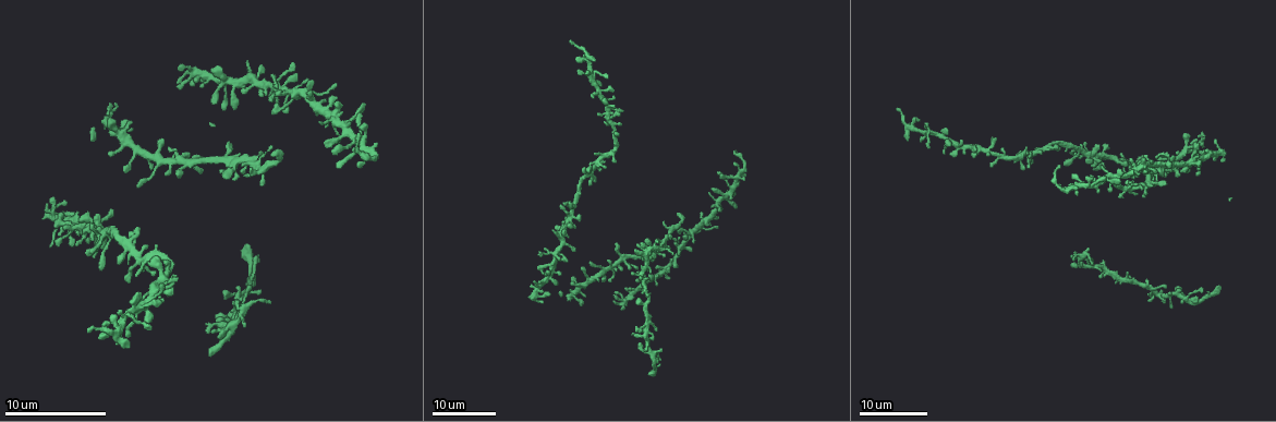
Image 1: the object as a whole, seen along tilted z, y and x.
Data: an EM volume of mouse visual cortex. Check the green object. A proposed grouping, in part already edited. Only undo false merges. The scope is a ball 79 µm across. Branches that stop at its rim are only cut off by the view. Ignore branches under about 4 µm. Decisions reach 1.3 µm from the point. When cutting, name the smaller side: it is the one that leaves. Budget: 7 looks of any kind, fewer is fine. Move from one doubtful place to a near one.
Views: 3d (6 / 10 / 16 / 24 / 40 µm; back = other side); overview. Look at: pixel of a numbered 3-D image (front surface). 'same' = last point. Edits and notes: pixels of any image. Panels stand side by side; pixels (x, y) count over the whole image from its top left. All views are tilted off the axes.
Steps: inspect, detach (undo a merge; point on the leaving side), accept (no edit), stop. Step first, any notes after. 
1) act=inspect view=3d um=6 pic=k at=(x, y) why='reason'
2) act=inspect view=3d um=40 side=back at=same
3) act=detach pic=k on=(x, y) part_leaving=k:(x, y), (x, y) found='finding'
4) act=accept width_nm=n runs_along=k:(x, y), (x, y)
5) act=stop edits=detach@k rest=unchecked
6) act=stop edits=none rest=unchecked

act=inspect view=3d um=24 pic=1 at=(360, 148) why='looks like a crossing'

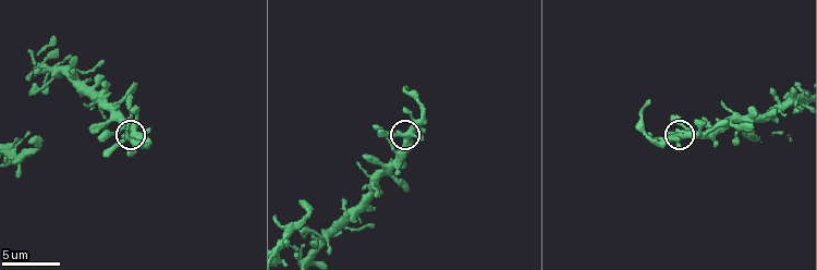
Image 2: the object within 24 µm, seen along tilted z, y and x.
act=inspect view=3d um=6 pic=2 at=(405, 135)

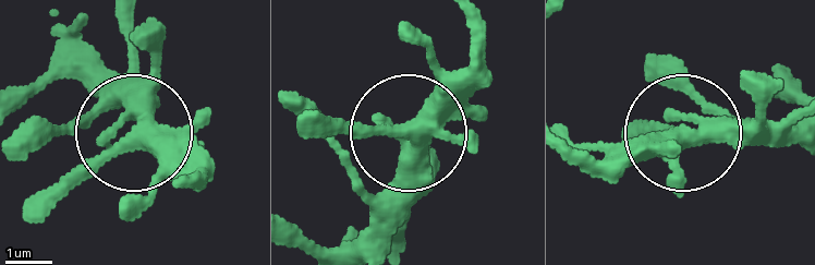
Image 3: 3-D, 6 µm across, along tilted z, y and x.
act=accept found='one neuron here'

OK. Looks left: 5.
act=inspect view=3d um=10 pic=2 at=(331, 225) why='a narrow waist'

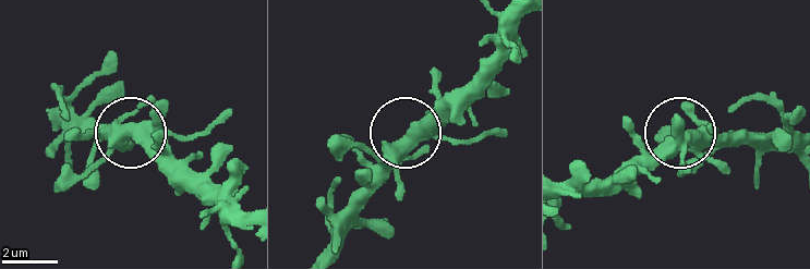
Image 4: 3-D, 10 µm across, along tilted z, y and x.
act=accept width_nm=490 found='all the same neuron'

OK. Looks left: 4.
act=stop edits=none rest=unchecked

